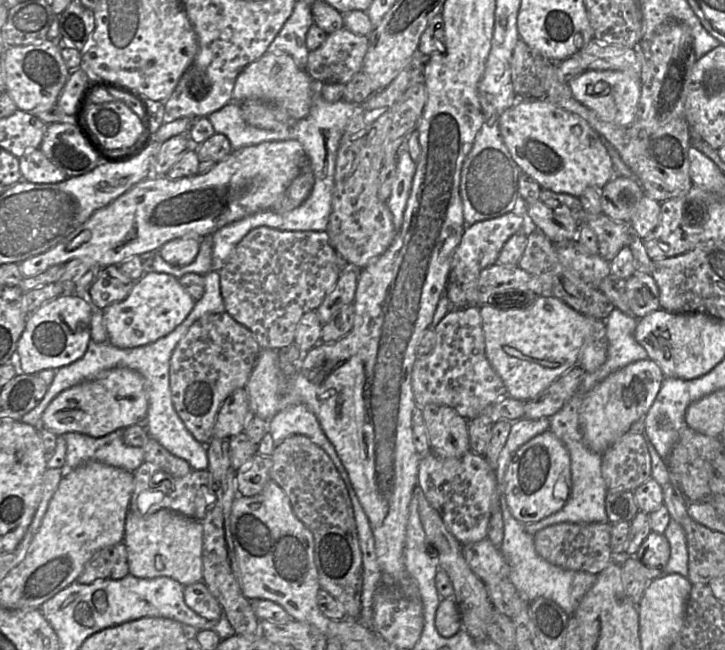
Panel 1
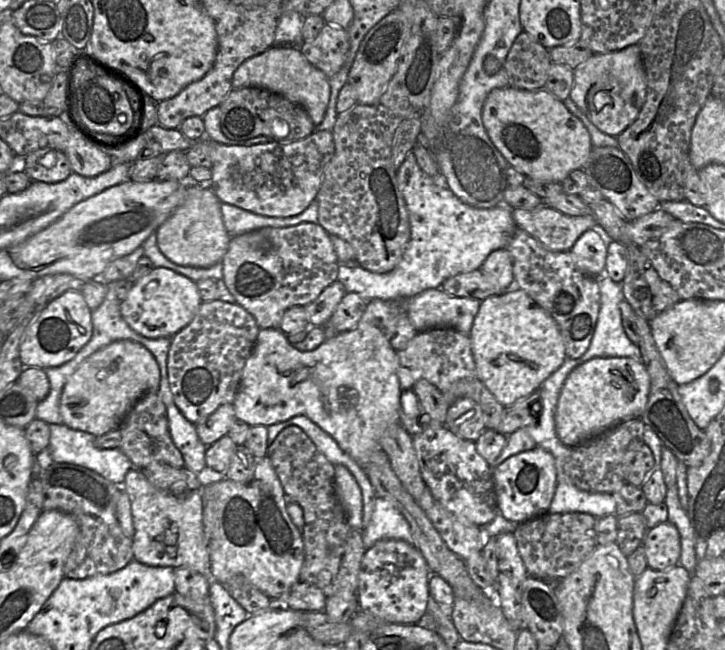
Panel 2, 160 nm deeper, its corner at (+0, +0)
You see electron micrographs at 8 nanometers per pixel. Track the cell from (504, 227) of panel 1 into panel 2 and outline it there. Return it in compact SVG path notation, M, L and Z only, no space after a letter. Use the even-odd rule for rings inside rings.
M542 204L534 210L514 209L512 217L518 228L533 236L545 249L571 250L578 238L598 225L593 214L569 216Z

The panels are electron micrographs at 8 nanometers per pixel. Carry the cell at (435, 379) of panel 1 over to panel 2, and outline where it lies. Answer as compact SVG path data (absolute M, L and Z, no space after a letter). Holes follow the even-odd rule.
M433 328L418 332L404 349L397 351L397 355L397 375L402 390L412 389L418 380L425 379L440 391L447 391L454 382L477 375L469 335L453 328Z

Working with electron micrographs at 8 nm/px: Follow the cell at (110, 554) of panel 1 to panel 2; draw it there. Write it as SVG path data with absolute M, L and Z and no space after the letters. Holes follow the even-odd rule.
M53 462L46 470L39 472L43 486L43 510L59 510L70 514L76 520L79 533L64 565L64 575L70 579L85 579L97 574L110 574L124 568L133 556L132 538L126 536L116 516L116 505L121 487L106 480L98 473L74 464Z

